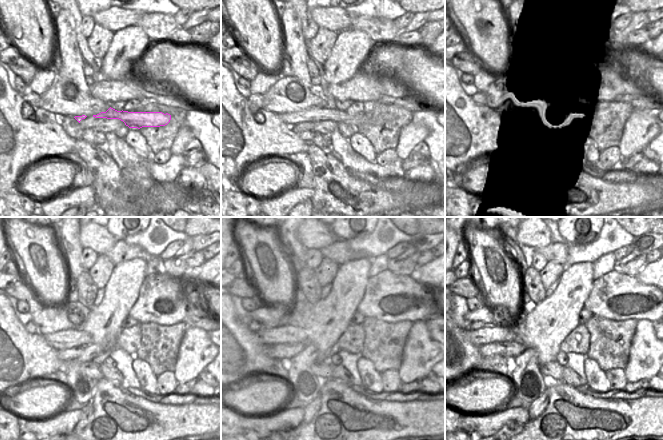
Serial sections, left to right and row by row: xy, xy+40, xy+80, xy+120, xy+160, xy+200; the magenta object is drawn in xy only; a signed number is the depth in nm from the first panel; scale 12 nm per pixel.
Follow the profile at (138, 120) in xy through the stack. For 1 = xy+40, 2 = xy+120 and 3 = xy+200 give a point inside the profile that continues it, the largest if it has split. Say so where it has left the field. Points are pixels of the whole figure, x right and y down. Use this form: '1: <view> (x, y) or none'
1: xy+40 (318, 114)
2: xy+120 (61, 340)
3: xy+200 (498, 333)

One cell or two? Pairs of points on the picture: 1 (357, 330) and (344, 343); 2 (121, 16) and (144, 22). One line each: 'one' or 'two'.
1: one
2: two

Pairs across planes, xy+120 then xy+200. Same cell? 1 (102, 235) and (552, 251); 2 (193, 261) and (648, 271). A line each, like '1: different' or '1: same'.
1: different
2: different

